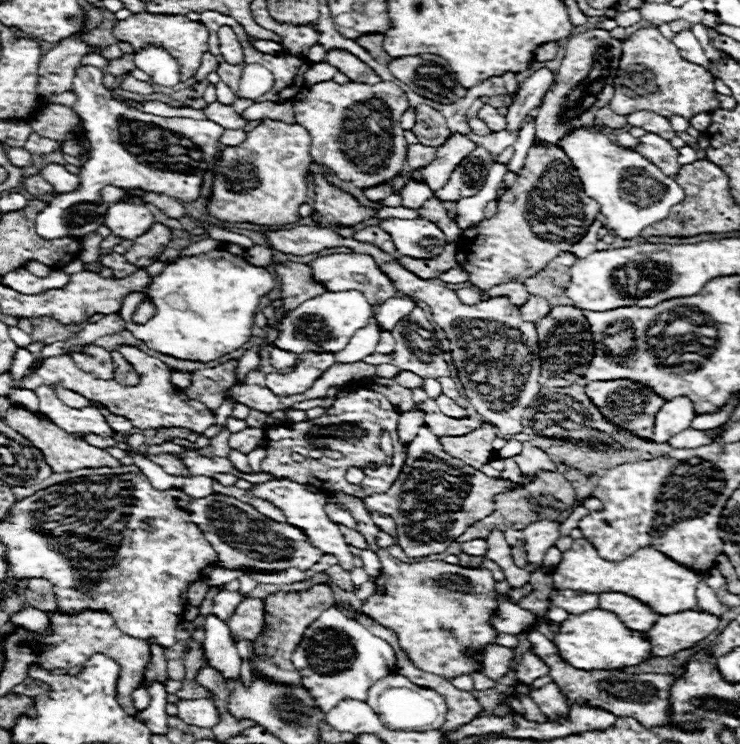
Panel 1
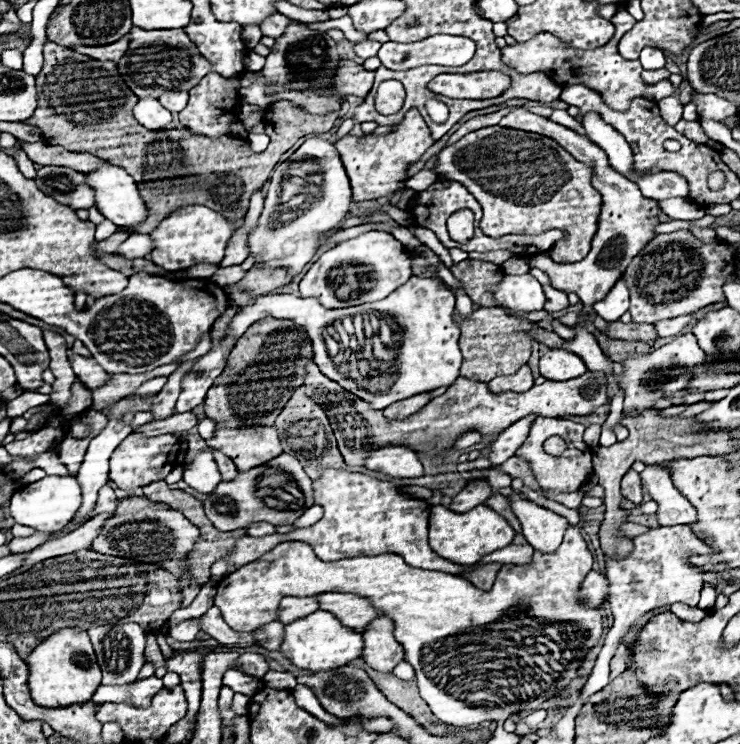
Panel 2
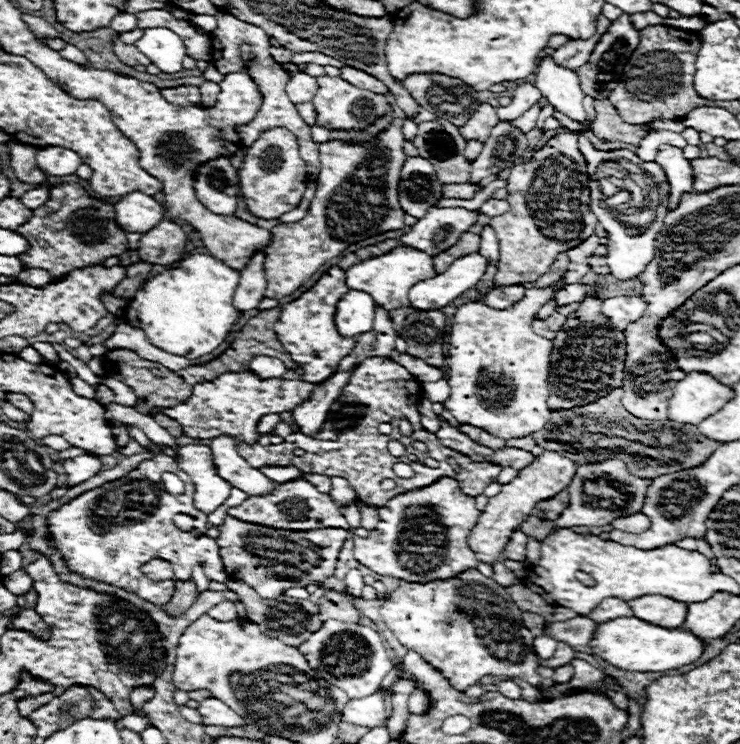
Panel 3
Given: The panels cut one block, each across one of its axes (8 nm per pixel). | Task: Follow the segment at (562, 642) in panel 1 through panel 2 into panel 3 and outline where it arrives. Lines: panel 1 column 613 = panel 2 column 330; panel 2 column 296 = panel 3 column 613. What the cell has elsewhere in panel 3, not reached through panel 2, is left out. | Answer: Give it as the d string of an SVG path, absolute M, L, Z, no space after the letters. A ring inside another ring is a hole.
M628 616L628 618L614 618L608 622L600 622L594 638L590 640L590 648L594 650L594 656L608 662L610 666L626 672L664 672L674 670L684 664L694 662L702 654L702 640L686 630L668 630L662 626L648 624L640 618Z

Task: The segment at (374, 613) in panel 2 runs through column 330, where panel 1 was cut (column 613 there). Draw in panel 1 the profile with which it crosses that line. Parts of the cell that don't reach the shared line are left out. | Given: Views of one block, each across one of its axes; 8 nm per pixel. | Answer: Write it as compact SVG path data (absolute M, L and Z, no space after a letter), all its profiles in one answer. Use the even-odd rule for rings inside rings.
M620 592L600 594L600 606L598 608L614 612L624 622L624 626L628 626L630 630L638 630L638 632L650 630L658 618L658 614L652 612L646 604L642 604L640 600L636 600L632 596L620 594Z

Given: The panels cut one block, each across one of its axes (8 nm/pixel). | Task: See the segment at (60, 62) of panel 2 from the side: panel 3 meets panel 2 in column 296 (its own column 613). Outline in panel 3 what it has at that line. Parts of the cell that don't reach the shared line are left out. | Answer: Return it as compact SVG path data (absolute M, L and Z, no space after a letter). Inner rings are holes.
M596 100L594 110L596 111L596 118L591 125L591 130L601 139L638 146L638 142L648 132L644 126L624 122L610 100Z

